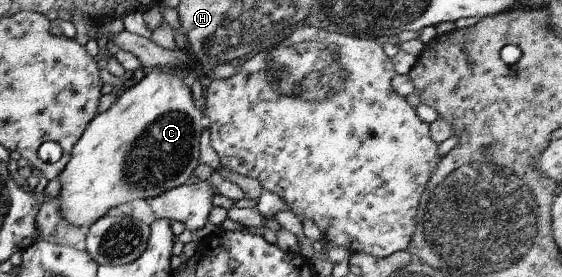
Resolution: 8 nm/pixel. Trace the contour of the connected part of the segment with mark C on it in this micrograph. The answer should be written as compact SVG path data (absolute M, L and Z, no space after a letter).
M152 69L150 72L146 72L145 76L139 80L134 86L127 88L116 101L107 108L107 110L101 111L86 124L83 129L81 136L74 142L71 147L69 160L65 163L63 170L56 176L59 180L59 190L58 190L58 211L62 216L62 219L69 223L70 225L80 227L83 224L93 224L98 218L101 218L107 212L112 212L115 206L123 204L123 202L133 202L133 200L145 200L155 198L172 188L182 185L189 175L192 174L195 167L198 165L198 138L200 137L200 132L203 129L203 124L205 123L205 116L203 112L200 111L199 107L194 104L191 99L191 93L189 87L185 86L183 79L186 72L181 69Z

